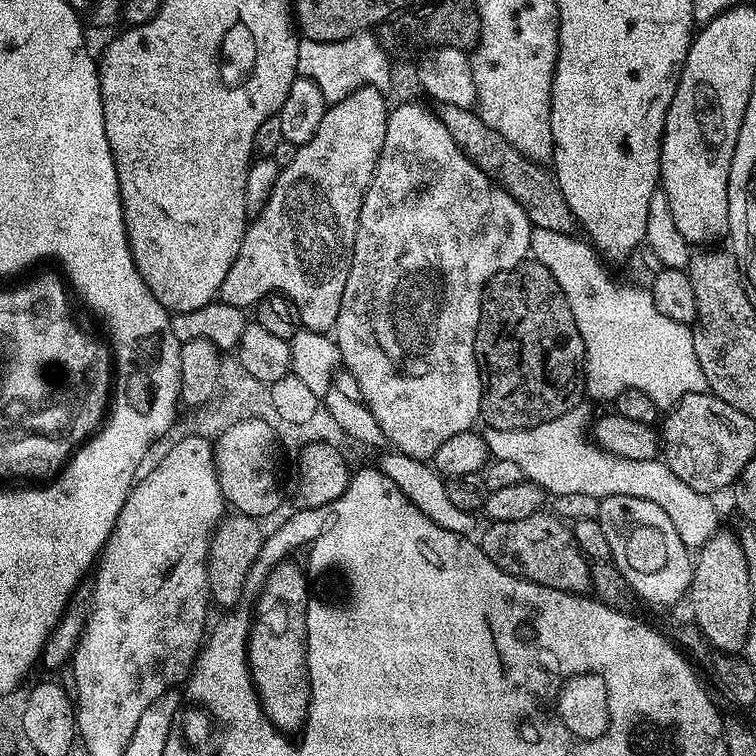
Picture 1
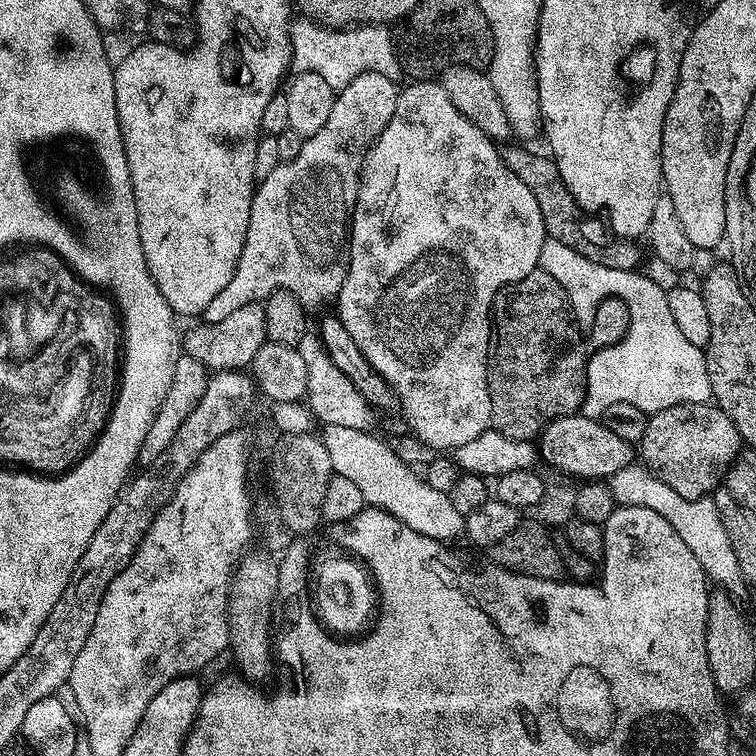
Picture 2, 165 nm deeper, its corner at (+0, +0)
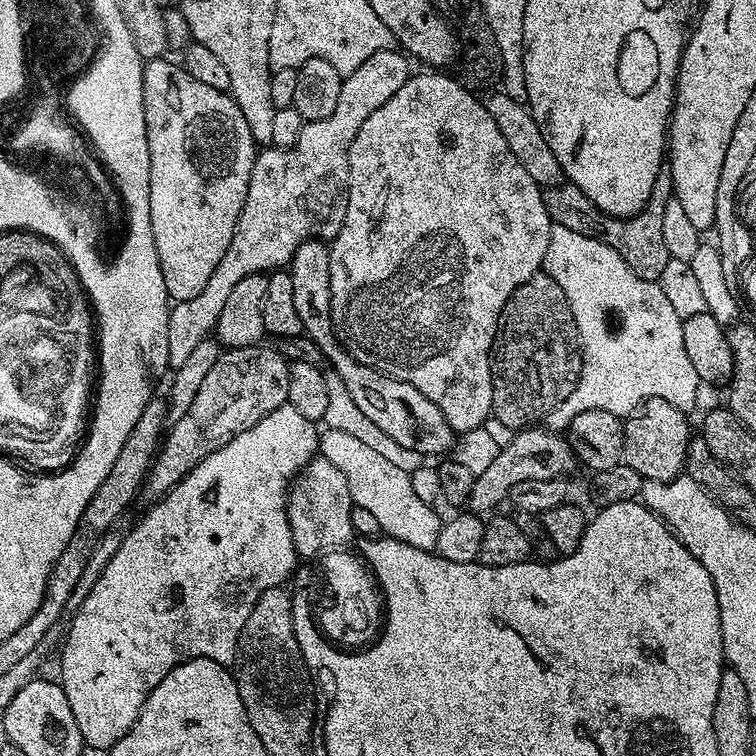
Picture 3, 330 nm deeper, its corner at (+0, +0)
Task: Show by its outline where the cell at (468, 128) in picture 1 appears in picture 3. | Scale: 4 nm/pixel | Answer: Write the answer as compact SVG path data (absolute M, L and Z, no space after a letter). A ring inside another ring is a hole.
M662 170L656 179L656 191L648 199L648 205L637 216L631 218L608 218L604 213L578 190L578 186L561 182L543 189L546 210L553 224L566 226L566 230L574 230L574 234L592 236L595 240L603 240L620 255L627 268L631 268L638 278L659 281L662 270L666 270L669 254L666 241L662 235L662 214L666 210L666 202L673 199L672 174Z

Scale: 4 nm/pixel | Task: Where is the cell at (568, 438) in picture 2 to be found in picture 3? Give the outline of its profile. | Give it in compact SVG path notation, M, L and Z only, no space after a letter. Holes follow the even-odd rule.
M529 426L517 431L510 443L499 449L494 462L476 478L467 507L473 513L491 513L496 510L491 508L498 507L503 500L505 503L506 497L514 486L518 486L518 482L526 482L530 478L568 478L575 473L572 472L575 468L578 468L578 457L567 435L545 426Z

